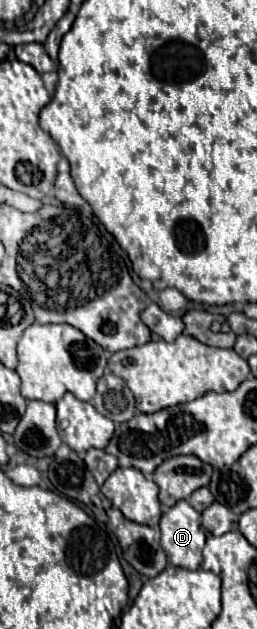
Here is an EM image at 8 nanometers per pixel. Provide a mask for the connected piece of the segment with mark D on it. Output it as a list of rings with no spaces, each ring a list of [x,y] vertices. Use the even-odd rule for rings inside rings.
[[[178,501],[162,515],[160,529],[162,549],[168,559],[182,569],[196,571],[202,565],[202,549],[206,543],[202,515],[188,501]]]

